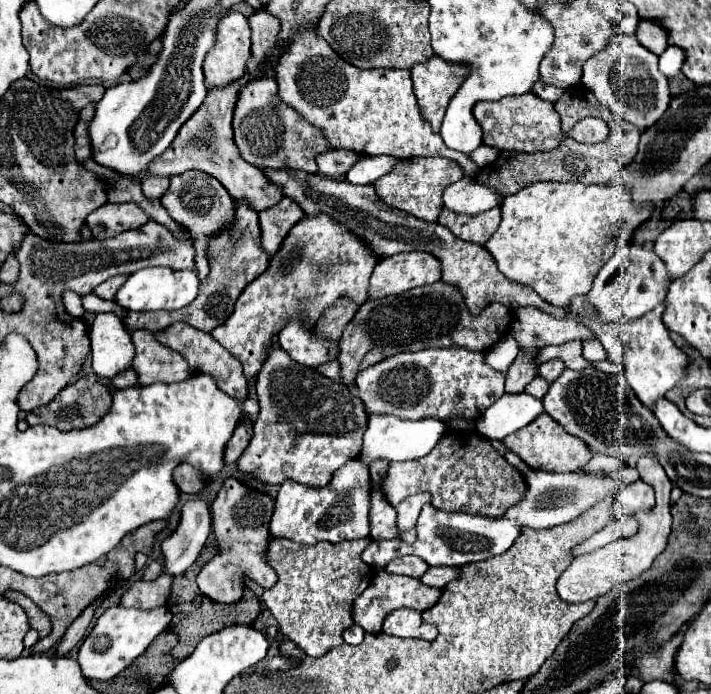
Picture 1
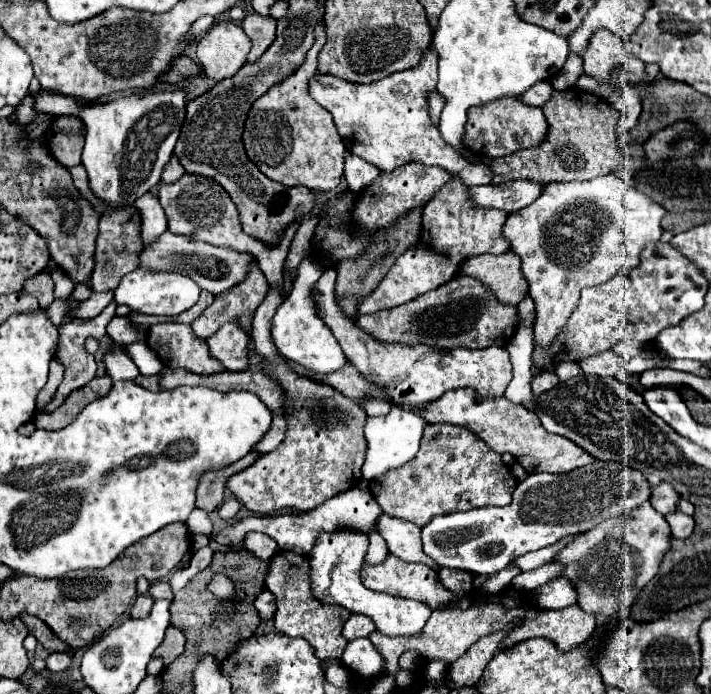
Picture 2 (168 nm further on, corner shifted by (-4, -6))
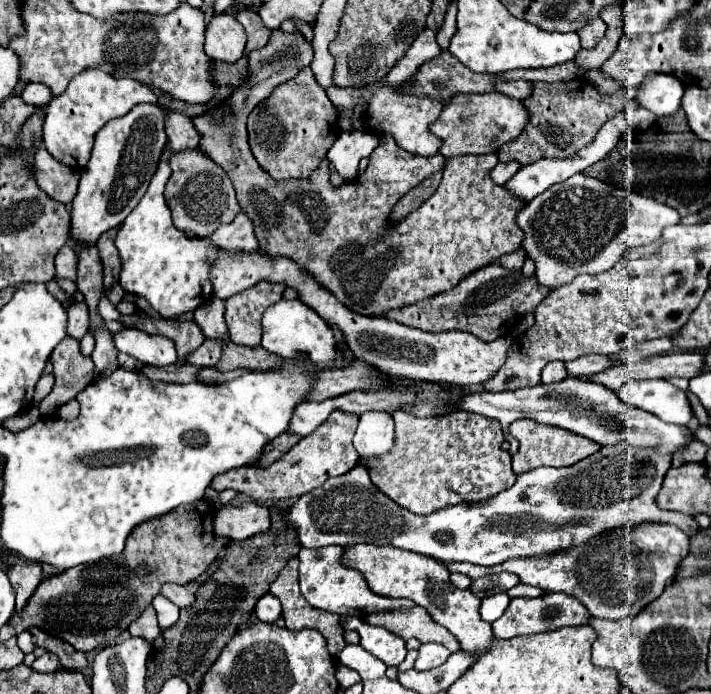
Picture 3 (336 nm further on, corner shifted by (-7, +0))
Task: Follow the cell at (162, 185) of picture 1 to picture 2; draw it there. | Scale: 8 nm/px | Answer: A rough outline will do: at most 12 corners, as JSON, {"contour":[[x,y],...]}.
{"contour":[[173,154],[163,172],[163,182],[175,182],[185,172]]}

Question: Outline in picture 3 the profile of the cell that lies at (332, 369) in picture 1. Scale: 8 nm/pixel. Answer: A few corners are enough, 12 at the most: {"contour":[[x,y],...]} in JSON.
{"contour":[[402,410],[362,460],[416,516],[514,484],[500,422]]}

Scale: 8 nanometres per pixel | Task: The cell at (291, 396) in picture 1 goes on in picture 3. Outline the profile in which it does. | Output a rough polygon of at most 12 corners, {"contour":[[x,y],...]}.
{"contour":[[334,410],[268,468],[212,480],[258,504],[308,494],[358,464],[356,414]]}

